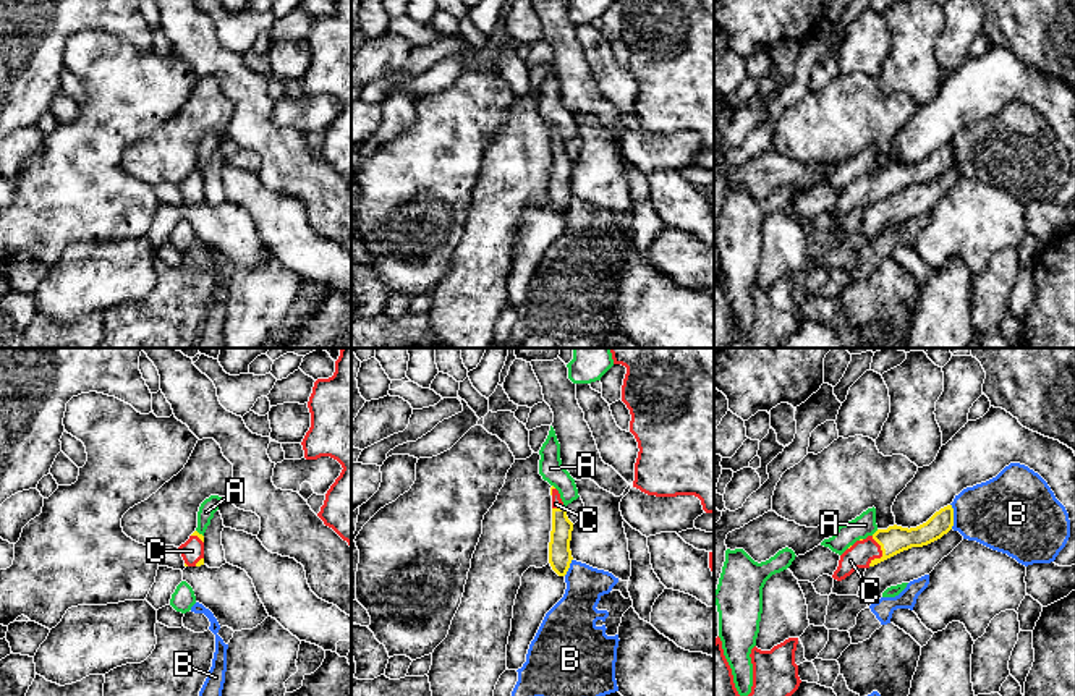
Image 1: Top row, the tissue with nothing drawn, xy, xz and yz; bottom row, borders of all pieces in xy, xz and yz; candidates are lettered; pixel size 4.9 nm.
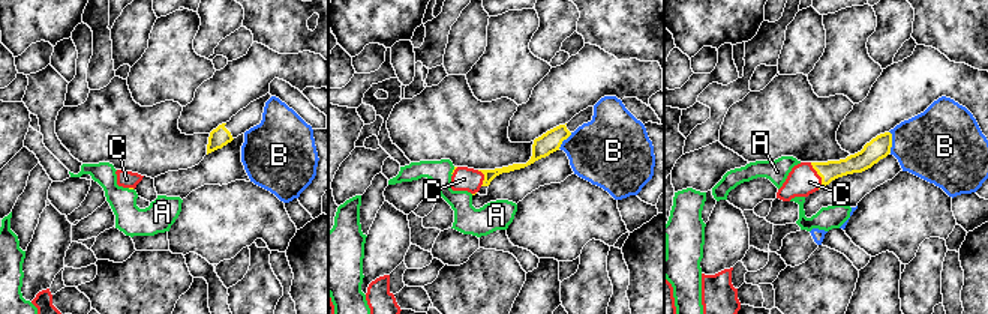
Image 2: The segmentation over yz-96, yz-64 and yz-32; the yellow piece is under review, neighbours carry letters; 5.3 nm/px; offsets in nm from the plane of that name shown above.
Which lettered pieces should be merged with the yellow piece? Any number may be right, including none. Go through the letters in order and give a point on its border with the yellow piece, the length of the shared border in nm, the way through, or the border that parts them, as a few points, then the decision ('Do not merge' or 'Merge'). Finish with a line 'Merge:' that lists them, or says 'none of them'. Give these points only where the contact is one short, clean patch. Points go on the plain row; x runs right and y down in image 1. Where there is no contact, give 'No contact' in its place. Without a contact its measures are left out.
A: Touches yellow at yz (876, 169). Shared border 50 nm. Boundary: yz (878, 167), (871, 172). Do not merge
B: Touches yellow at yz (952, 154). Shared border 130 nm. Boundary: yz (951, 141), (952, 165). Do not merge
C: Touches yellow at yz (883, 190). Shared border 150 nm. Path across: yz (894, 177), (883, 190), (862, 190). Merge
Merge: C

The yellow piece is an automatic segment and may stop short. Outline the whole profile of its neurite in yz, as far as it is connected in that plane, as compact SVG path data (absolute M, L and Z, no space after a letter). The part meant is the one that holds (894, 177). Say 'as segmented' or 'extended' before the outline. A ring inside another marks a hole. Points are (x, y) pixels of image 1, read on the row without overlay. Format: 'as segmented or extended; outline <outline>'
extended; outline M947 142L936 149L926 160L916 165L889 163L873 173L856 178L839 197L832 215L845 217L858 206L874 204L911 185L923 185L947 172L954 163L954 146Z

